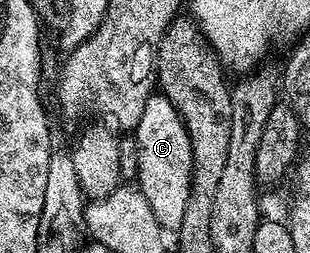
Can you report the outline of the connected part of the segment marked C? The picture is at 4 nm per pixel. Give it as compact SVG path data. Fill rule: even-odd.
M161 92L150 95L144 104L144 116L136 127L138 143L137 189L142 191L148 208L162 225L163 231L177 231L180 220L184 220L184 204L188 204L190 177L192 176L192 144L186 126L178 115L178 109Z

